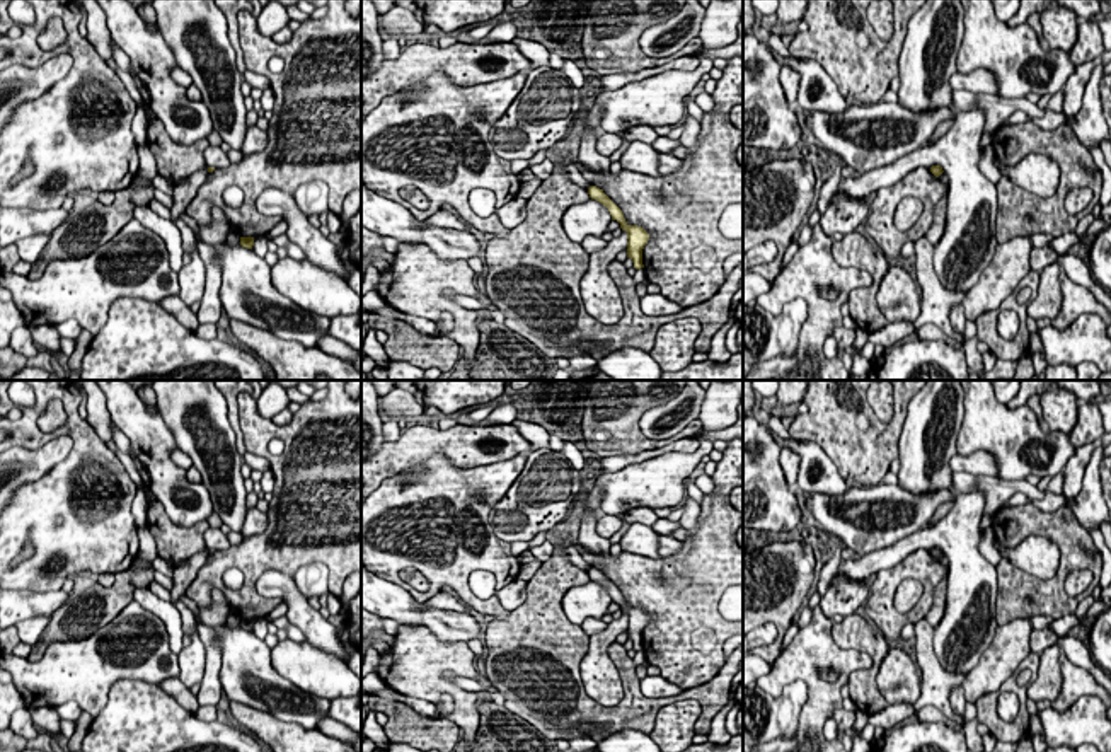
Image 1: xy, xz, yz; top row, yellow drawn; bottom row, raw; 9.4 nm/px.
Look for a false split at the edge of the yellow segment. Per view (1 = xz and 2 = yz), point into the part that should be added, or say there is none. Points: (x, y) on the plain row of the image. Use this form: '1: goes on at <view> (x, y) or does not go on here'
1: does not go on here
2: does not go on here

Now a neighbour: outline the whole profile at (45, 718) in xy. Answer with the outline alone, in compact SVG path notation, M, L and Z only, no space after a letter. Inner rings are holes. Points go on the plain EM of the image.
M29 708L32 723L46 733L58 735L61 732L61 718L55 711L55 708Z

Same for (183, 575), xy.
M204 547L174 570L174 588L170 590L172 604L179 600L189 583L196 578L198 570L206 563L206 558L208 549Z

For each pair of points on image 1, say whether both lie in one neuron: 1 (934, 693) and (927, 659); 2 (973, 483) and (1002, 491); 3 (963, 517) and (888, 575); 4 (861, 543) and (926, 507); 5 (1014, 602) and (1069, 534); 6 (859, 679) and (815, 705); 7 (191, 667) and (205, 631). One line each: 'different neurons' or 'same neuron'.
1: same neuron
2: same neuron
3: different neurons
4: same neuron
5: same neuron
6: different neurons
7: different neurons

